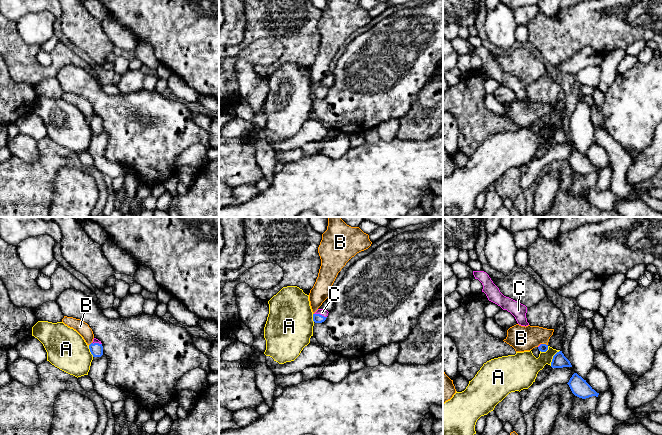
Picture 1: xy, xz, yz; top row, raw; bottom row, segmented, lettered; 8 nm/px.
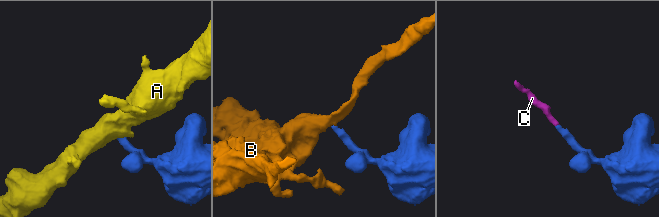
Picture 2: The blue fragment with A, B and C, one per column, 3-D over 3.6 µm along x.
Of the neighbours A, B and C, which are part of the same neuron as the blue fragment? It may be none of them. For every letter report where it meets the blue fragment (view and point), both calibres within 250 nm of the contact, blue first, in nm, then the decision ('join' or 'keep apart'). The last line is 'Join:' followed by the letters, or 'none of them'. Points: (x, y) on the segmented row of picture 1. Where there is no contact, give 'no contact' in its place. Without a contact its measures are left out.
A: contact yz (553, 358); calibres 110 and 240 nm; keep apart
B: contact yz (544, 344); calibres 60 and 200 nm; keep apart
C: contact xz (319, 314); calibres 80 and 50 nm; join
Join: C

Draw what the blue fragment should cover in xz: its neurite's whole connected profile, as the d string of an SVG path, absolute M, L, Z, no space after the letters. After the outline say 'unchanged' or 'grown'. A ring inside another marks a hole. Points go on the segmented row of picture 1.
M318 309L314 314L313 314L313 321L315 323L322 323L326 320L328 316L328 311L323 310L323 309Z | grown

